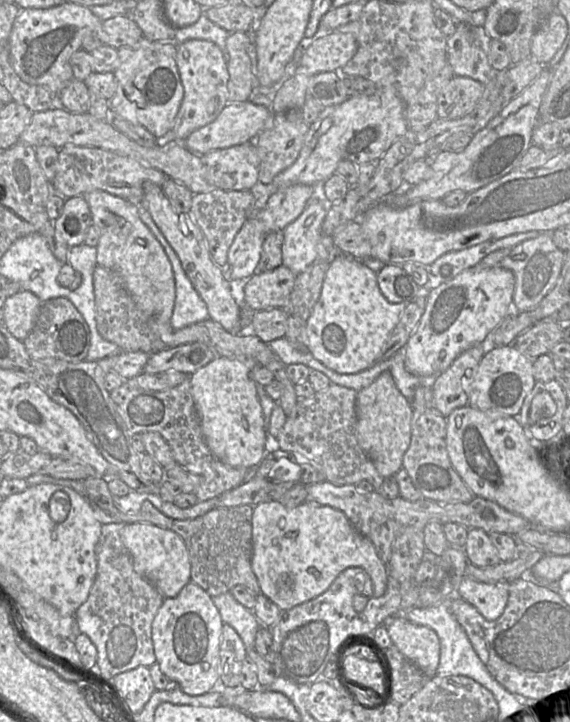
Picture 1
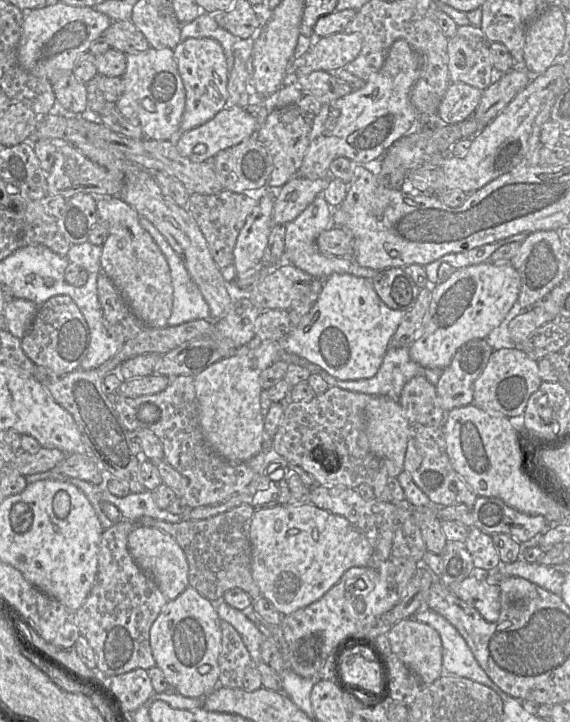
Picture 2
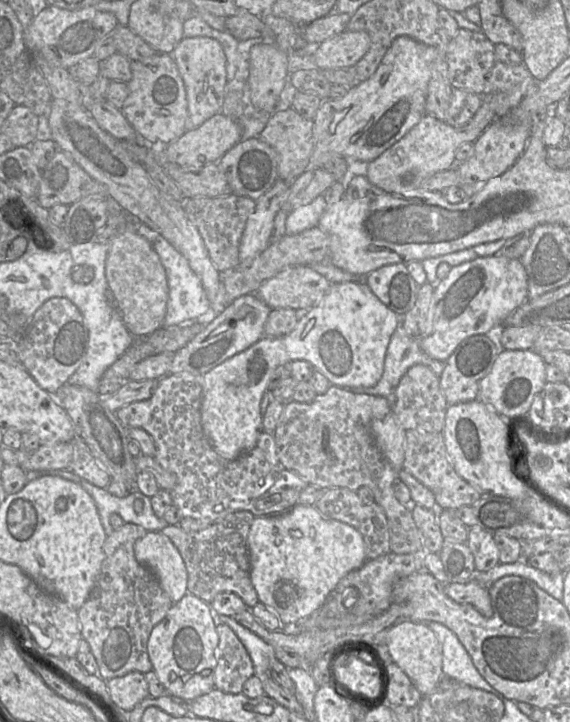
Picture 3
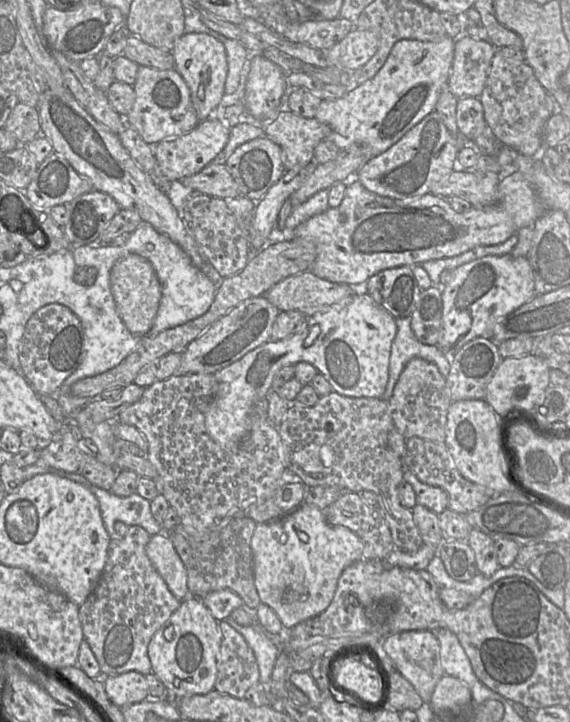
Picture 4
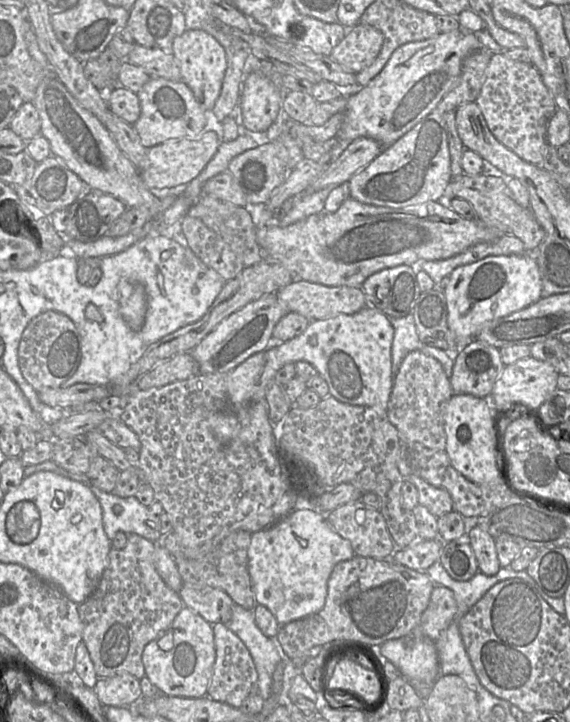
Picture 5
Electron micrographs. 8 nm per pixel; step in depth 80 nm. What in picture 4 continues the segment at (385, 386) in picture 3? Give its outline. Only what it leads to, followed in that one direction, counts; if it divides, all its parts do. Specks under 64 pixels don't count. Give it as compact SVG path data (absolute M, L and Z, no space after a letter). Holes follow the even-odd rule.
M411 315L396 318L397 333L392 342L389 379L381 399L388 402L394 387L405 365L413 358L422 358L434 363L440 373L446 378L451 368L451 358L437 345L421 343L414 335L411 327Z

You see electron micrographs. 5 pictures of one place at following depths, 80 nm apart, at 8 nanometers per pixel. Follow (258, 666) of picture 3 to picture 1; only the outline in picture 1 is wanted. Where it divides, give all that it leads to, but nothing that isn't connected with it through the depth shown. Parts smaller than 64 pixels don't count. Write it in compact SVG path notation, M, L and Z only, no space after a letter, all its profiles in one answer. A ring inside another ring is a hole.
M230 591L213 597L213 602L220 612L223 624L227 623L236 630L246 649L254 648L256 633L262 624L253 609L247 609L240 604Z

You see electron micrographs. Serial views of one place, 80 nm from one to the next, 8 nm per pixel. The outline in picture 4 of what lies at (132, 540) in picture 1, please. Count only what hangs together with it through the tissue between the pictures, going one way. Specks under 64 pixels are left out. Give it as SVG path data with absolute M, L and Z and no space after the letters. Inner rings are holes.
M163 532L151 536L146 546L146 554L178 600L184 600L190 596L187 571L173 546L169 533Z

